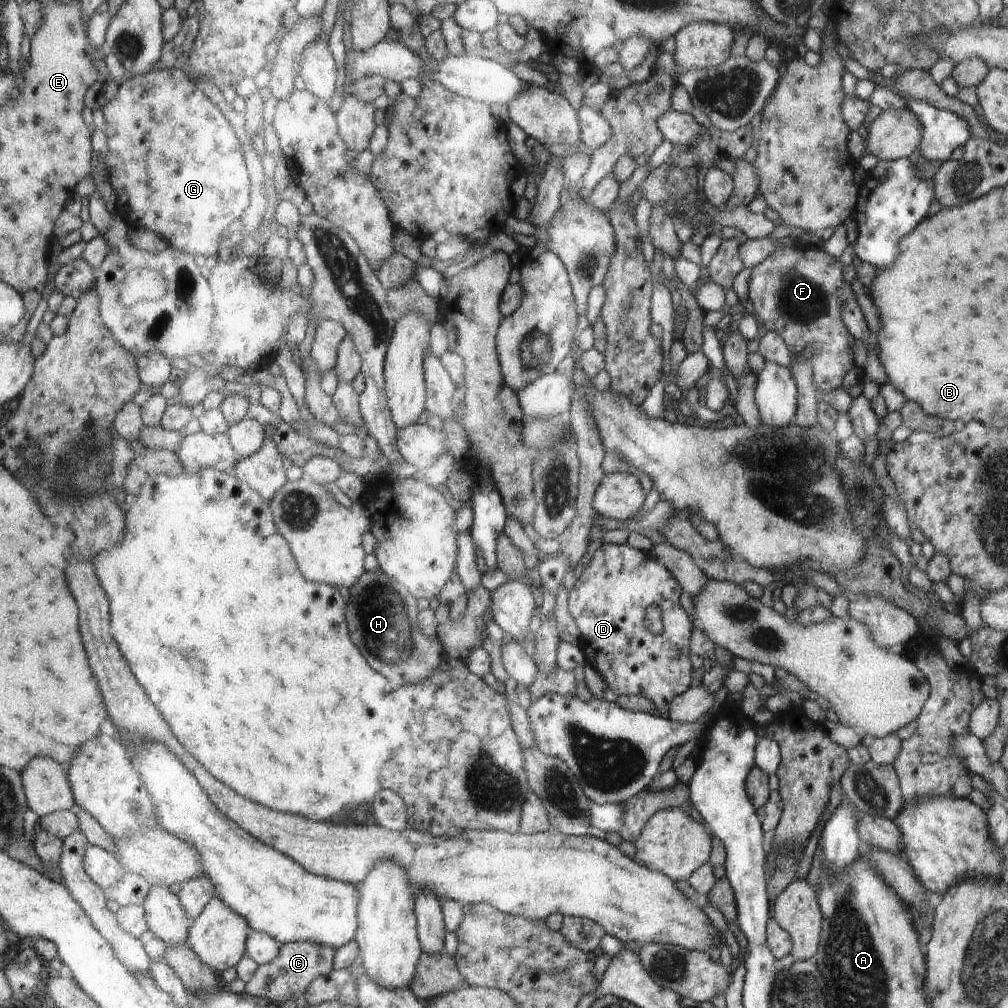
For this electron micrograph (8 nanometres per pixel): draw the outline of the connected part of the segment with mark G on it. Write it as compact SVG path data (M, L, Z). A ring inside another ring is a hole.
M184 69L155 70L146 74L132 76L124 81L115 99L110 101L103 112L107 119L107 133L109 136L109 153L106 169L108 180L114 190L116 204L114 210L121 218L128 220L130 228L146 228L153 230L168 245L184 250L193 255L203 255L205 257L218 255L220 250L220 236L228 230L228 226L236 220L242 220L250 204L250 180L248 180L248 163L243 150L243 140L240 137L239 127L230 122L229 118L222 112L222 109L203 90L198 88L198 84L190 79Z

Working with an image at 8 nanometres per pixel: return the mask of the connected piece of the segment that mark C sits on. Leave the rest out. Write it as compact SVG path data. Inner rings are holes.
M296 941L281 945L278 956L272 962L257 965L256 972L246 984L245 992L250 996L269 999L282 1004L292 998L305 994L306 989L316 977L323 977L334 970L334 959L337 948L326 943Z

